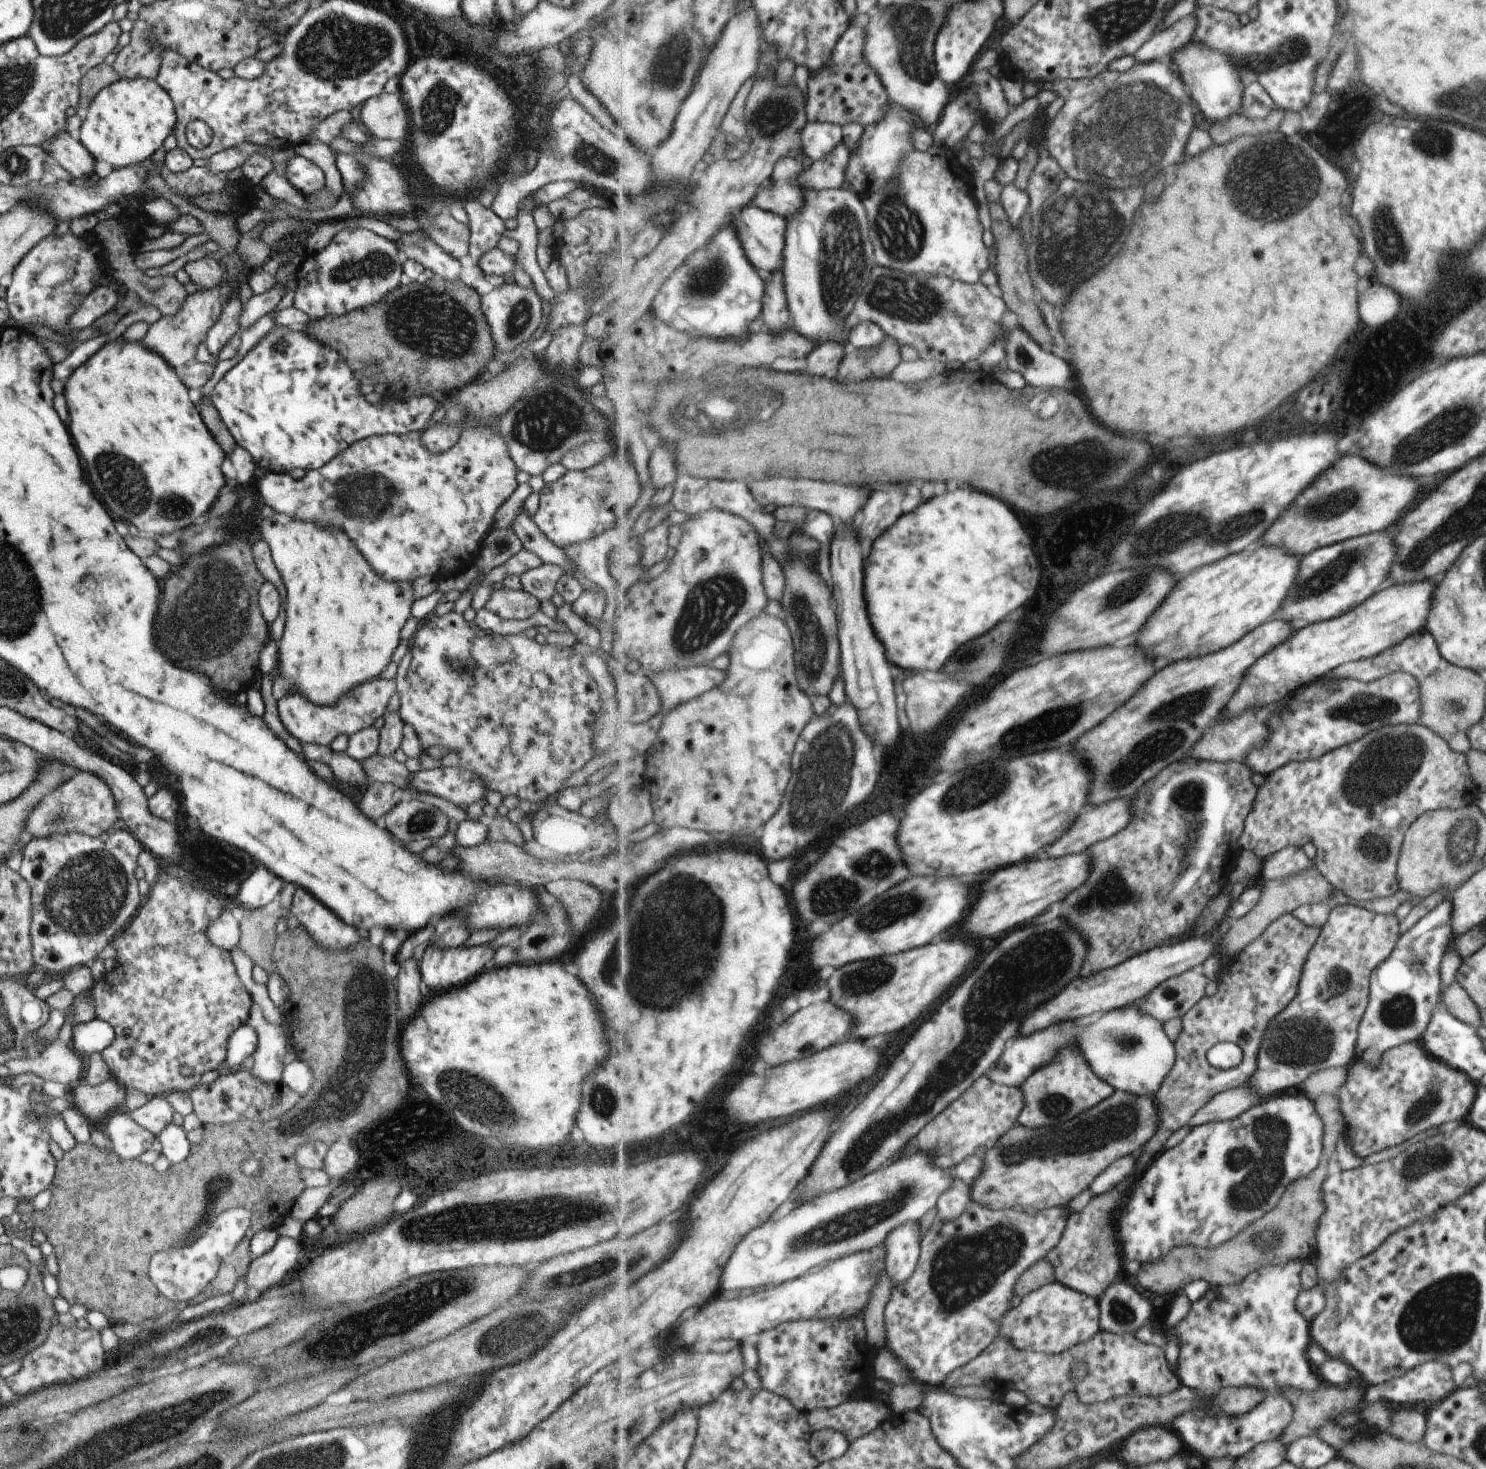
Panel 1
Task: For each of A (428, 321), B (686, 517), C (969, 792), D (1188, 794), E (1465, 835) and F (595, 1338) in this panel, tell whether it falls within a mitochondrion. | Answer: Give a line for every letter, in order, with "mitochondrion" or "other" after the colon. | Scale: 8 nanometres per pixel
A: mitochondrion
B: other
C: mitochondrion
D: mitochondrion
E: mitochondrion
F: other

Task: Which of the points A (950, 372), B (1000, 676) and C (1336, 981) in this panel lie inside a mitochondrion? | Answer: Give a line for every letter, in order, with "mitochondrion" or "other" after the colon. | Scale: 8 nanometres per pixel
A: other
B: other
C: mitochondrion

